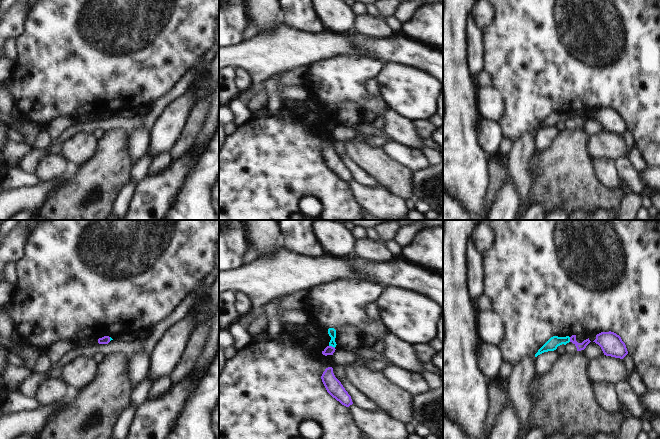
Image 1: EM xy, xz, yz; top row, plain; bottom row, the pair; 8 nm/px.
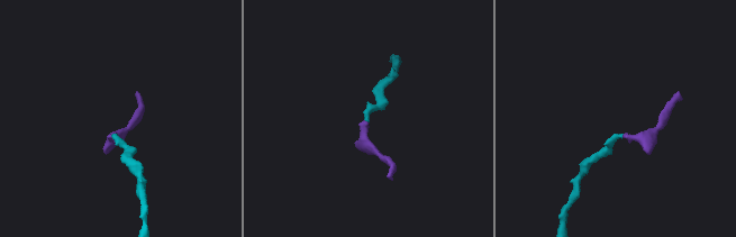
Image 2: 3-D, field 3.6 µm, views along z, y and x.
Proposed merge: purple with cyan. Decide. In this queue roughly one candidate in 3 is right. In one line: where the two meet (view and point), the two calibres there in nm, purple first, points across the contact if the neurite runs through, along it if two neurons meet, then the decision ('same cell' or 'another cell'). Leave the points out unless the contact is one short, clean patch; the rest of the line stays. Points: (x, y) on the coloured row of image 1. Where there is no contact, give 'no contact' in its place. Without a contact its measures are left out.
contact xz (331, 346); calibres 80 and 60 nm; way xz (329, 350), (331, 346), (331, 331); same cell

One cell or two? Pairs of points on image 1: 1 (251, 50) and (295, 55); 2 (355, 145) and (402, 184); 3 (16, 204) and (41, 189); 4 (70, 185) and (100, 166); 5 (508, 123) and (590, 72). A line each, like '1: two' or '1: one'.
1: one
2: one
3: one
4: one
5: one

